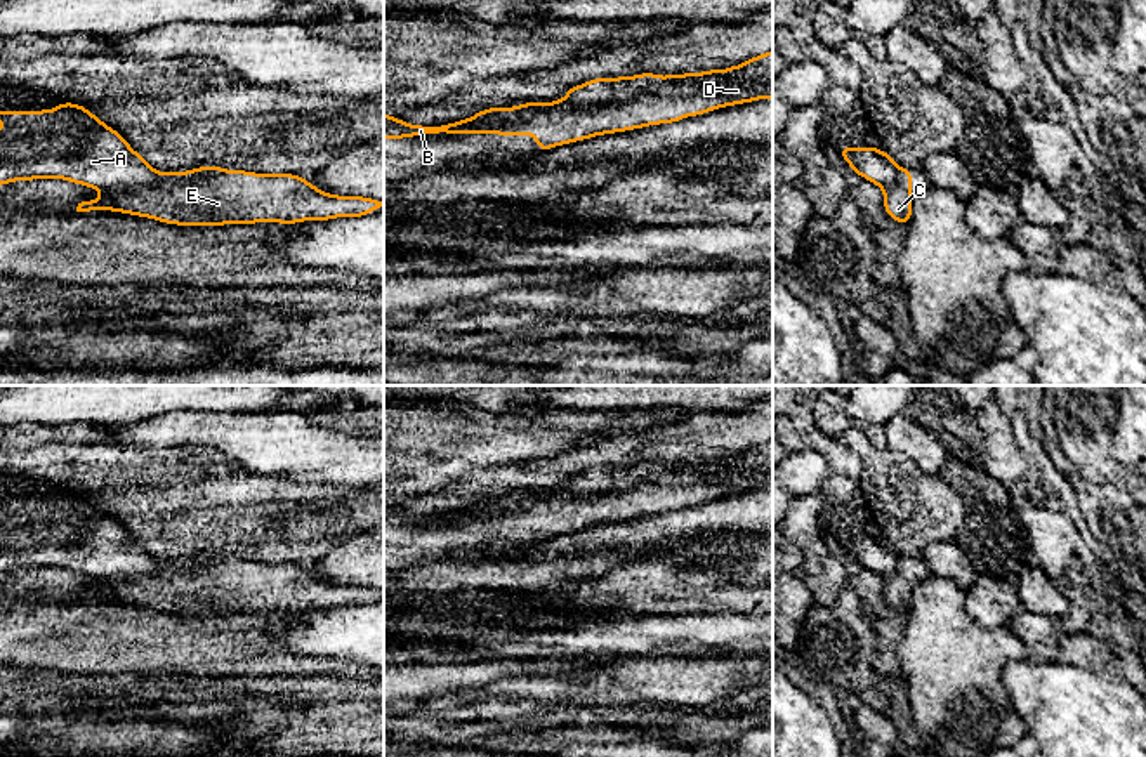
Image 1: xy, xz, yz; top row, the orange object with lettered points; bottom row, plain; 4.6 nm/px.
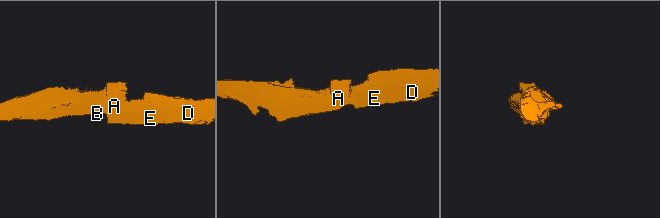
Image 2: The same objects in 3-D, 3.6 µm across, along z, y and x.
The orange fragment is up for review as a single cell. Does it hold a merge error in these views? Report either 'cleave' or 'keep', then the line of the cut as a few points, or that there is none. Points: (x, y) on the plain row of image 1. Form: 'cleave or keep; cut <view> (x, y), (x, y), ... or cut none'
cleave; cut xz (716, 473), (540, 495), (492, 520)

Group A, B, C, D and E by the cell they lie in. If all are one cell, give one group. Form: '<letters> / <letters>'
A B / C D E

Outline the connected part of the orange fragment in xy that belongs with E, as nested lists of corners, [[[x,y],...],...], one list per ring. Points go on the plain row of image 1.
[[[208,556],[201,559],[205,564],[198,569],[191,568],[191,561],[181,561],[177,566],[158,568],[149,575],[115,576],[104,580],[99,589],[78,592],[76,601],[109,599],[149,606],[175,615],[226,615],[257,611],[297,613],[304,609],[363,606],[373,599],[384,597],[382,589],[325,582],[307,571],[302,564],[255,563],[247,559],[227,559],[222,556]]]

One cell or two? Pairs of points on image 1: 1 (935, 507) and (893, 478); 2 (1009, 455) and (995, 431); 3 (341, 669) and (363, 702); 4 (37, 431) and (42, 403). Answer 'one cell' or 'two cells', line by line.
1: one cell
2: one cell
3: two cells
4: two cells

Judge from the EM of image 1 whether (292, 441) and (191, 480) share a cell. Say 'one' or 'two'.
two

